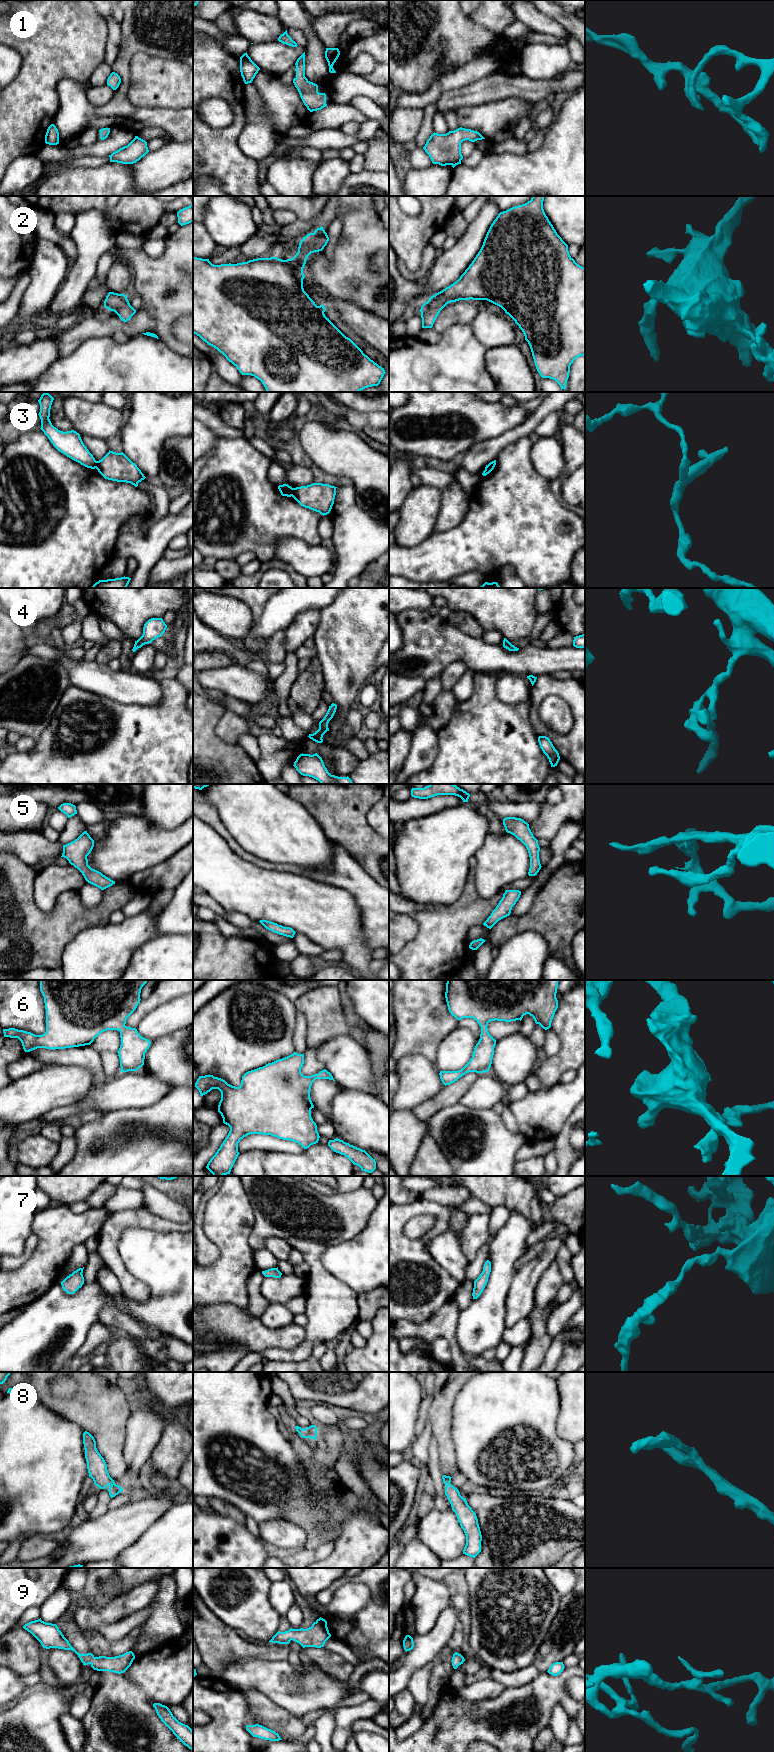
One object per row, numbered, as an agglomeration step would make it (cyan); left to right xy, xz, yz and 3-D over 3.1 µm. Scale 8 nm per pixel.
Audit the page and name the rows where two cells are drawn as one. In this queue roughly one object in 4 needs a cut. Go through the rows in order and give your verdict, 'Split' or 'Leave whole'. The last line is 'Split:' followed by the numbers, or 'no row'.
1: Leave whole
2: Leave whole
3: Split
4: Leave whole
5: Leave whole
6: Leave whole
7: Leave whole
8: Leave whole
9: Leave whole
Split: 3

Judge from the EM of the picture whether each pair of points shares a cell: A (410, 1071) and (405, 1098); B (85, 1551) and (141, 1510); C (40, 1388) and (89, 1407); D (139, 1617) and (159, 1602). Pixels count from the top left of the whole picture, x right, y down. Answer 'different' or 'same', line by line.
A: same
B: same
C: same
D: different

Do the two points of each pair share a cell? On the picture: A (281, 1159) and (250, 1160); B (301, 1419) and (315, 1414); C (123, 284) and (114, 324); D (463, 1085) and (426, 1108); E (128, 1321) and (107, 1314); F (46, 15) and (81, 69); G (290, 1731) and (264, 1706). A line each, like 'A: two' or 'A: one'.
A: two
B: two
C: two
D: one
E: one
F: one
G: one

